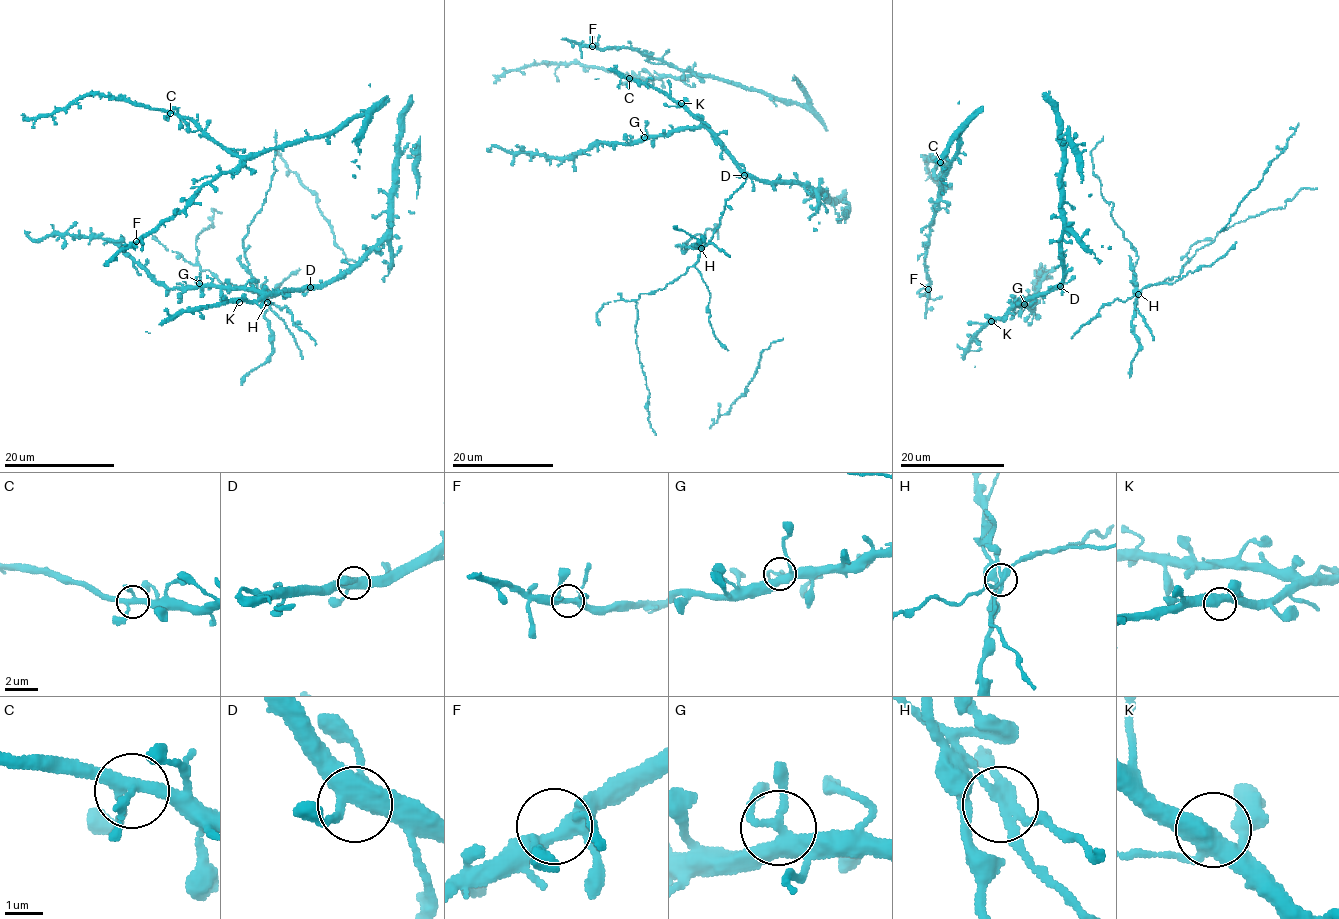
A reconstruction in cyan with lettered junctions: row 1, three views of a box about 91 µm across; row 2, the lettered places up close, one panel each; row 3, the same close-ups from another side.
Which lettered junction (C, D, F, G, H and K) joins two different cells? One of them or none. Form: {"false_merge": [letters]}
{"false_merge": ["H"]}

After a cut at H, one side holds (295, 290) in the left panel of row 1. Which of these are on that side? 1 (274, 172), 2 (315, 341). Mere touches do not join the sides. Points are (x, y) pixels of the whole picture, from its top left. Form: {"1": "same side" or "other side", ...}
{"1": "other side", "2": "same side"}

